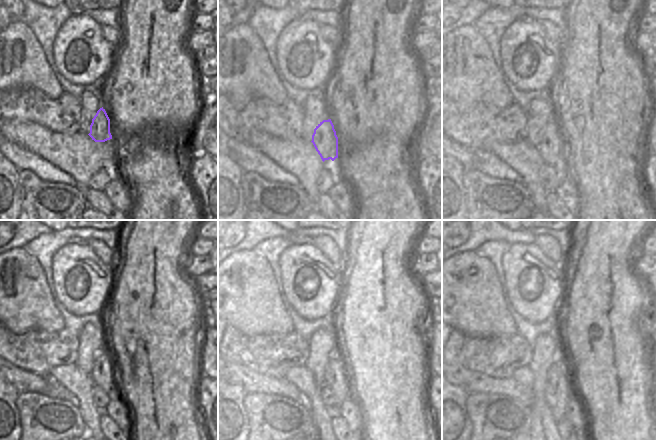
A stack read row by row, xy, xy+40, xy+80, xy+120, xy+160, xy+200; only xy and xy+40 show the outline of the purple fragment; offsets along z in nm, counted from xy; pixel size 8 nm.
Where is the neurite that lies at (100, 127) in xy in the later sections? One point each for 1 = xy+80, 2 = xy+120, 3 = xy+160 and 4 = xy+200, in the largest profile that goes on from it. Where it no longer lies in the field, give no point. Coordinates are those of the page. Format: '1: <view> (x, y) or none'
1: xy+80 (550, 147)
2: xy+120 (105, 373)
3: xy+160 (335, 377)
4: xy+200 (555, 377)

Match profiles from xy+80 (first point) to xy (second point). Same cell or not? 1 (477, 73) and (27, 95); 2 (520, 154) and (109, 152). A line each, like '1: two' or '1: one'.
1: two
2: one

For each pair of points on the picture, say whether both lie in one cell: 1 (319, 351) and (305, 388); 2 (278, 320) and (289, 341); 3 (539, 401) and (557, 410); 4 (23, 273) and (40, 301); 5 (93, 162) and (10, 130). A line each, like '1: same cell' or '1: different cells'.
1: different cells
2: different cells
3: different cells
4: same cell
5: same cell

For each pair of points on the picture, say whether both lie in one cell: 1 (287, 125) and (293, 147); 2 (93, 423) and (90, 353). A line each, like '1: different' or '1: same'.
1: different
2: different

